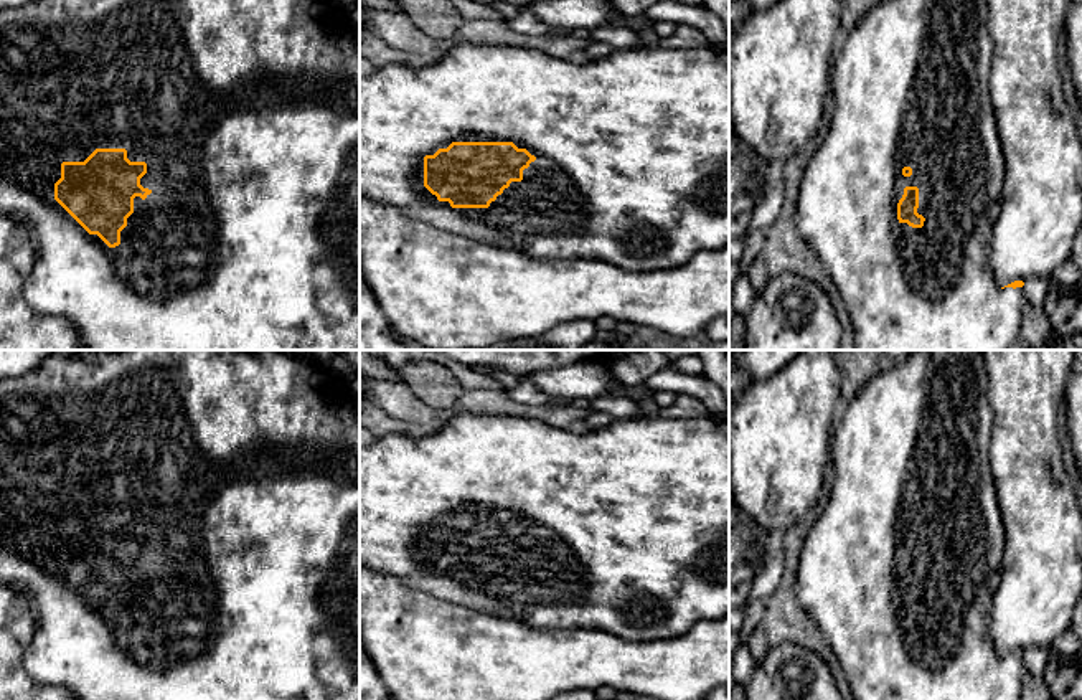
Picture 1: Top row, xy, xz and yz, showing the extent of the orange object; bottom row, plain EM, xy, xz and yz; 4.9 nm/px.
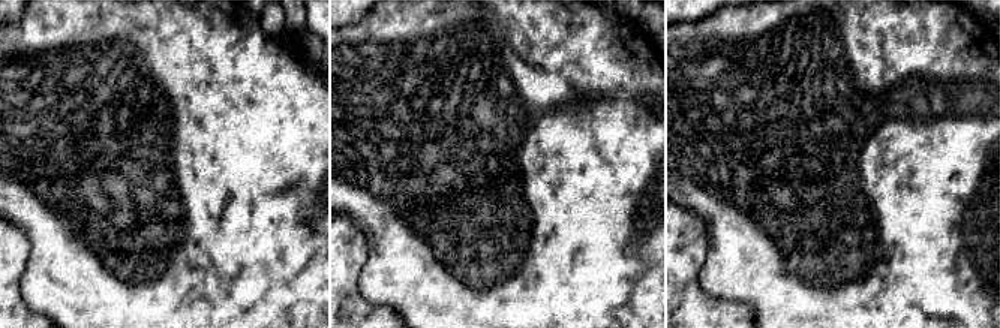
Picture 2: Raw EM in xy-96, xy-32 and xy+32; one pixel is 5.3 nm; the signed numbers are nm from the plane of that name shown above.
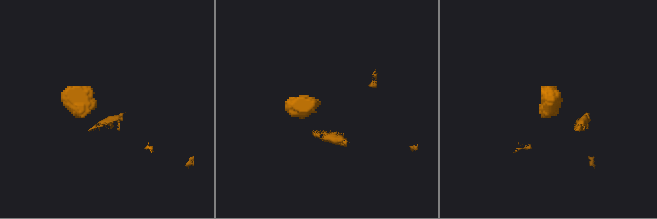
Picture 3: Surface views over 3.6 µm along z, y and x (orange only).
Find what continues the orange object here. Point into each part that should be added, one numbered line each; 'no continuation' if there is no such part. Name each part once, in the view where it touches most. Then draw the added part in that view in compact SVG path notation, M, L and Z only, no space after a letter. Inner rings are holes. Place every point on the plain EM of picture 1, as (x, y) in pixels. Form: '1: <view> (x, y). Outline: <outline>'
1: xy (241, 466). Outline: M94 350L94 352L91 352L91 353L78 353L78 355L59 355L59 353L54 353L54 355L51 355L51 357L48 357L48 358L46 358L46 360L43 360L43 362L41 362L41 363L40 363L40 365L38 365L38 367L35 367L35 368L33 368L33 370L30 370L30 371L26 371L26 373L25 373L25 375L21 375L21 376L13 376L13 378L5 378L5 380L0 380L0 583L2 583L2 584L7 584L7 586L12 586L12 588L15 588L15 589L16 589L16 591L20 591L20 593L21 593L21 594L23 594L23 596L25 596L25 598L26 598L26 599L28 599L28 603L30 603L30 608L31 608L31 614L33 614L33 621L35 621L35 634L33 634L33 639L31 639L31 642L30 642L30 646L28 646L28 647L26 647L26 650L25 650L25 655L23 655L23 667L25 667L25 670L26 670L26 674L28 674L28 675L30 675L30 679L31 679L31 680L33 680L33 682L36 682L36 683L41 683L41 685L56 685L56 687L63 687L63 688L66 688L66 690L69 690L69 692L71 692L71 693L73 693L73 695L74 695L74 697L76 697L76 700L360 700L360 409L358 409L358 408L356 408L356 404L355 404L355 401L353 401L353 398L351 398L351 393L350 393L350 383L346 383L346 381L343 381L343 380L341 380L341 378L340 378L340 376L338 376L338 375L336 375L336 373L335 373L335 370L333 370L333 367L322 367L322 365L318 365L318 363L317 363L317 362L313 362L313 360L310 360L310 358L308 358L308 357L307 357L307 355L305 355L305 353L302 353L302 355L290 355L290 353L287 353L287 352L285 352L285 350ZM96 518L125 518L125 520L127 520L127 528L129 528L129 530L130 530L130 532L145 532L145 533L147 533L147 543L145 543L145 545L143 545L143 546L142 546L142 548L140 548L140 555L142 555L142 556L143 556L143 558L148 558L148 560L150 560L150 561L152 561L152 563L150 563L150 565L147 565L147 568L145 568L145 570L142 570L142 568L140 568L140 566L135 566L135 568L134 568L134 583L132 583L132 584L130 584L130 586L129 586L129 588L127 588L127 596L125 596L125 598L124 598L124 599L122 599L122 601L120 601L120 614L119 614L119 616L115 616L115 617L109 617L109 616L107 616L107 614L106 614L106 612L104 612L104 611L102 611L102 609L101 609L101 608L99 608L99 606L97 606L97 604L89 604L89 603L87 603L87 601L86 601L86 599L84 599L84 598L82 598L82 596L81 596L81 594L79 594L79 593L78 593L78 591L76 591L76 589L74 589L74 588L73 588L73 586L71 586L71 584L69 584L69 583L68 583L68 581L66 581L66 579L64 579L64 578L63 578L63 576L61 576L61 575L59 575L59 573L58 573L58 571L56 571L56 570L54 570L54 553L56 553L56 551L58 551L58 550L59 550L59 548L61 548L61 533L63 533L63 532L84 532L84 530L86 530L86 528L87 528L87 527L89 527L89 525L91 525L91 523L92 523L92 522L94 522L94 520L96 520Z

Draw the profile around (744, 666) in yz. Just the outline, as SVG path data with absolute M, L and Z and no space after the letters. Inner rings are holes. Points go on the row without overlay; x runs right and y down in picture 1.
M746 644L732 652L732 683L747 685L755 672L757 662Z

